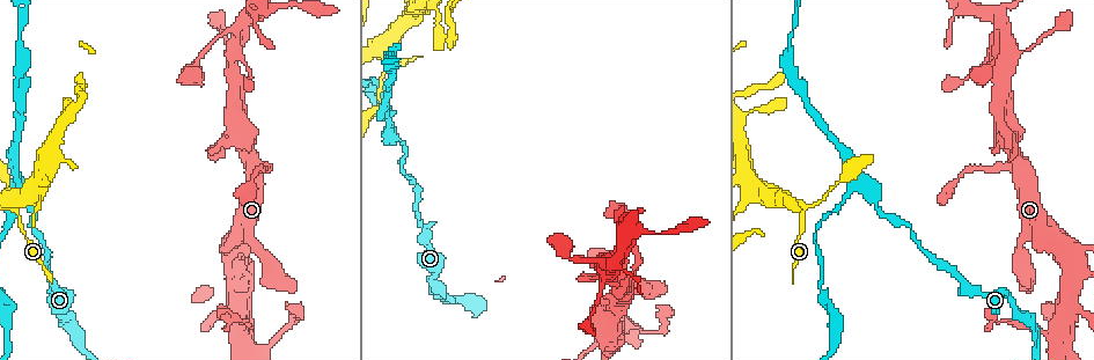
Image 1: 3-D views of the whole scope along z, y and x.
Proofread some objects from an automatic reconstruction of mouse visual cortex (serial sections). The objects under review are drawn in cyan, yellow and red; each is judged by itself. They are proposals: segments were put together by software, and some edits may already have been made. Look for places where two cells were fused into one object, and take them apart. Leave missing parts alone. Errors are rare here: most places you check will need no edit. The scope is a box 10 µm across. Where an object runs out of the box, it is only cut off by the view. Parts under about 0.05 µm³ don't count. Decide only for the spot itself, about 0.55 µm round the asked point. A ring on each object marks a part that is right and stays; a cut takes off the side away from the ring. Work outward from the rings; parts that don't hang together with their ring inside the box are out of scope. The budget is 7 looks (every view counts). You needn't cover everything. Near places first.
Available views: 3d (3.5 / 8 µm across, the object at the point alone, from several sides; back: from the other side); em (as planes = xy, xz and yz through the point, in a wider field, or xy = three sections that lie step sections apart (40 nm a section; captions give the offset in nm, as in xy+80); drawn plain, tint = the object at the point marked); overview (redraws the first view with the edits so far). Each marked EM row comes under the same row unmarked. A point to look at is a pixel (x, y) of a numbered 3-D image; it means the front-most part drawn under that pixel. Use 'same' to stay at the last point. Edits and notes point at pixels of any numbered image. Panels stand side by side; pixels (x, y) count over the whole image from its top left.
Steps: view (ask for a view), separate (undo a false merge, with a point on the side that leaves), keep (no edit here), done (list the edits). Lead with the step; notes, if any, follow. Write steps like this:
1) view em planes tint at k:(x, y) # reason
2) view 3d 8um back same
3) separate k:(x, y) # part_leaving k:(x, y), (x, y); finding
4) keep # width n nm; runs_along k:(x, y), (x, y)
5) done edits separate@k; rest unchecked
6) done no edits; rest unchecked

view 3d 8um at 1:(864, 186) # side arm on a straight run

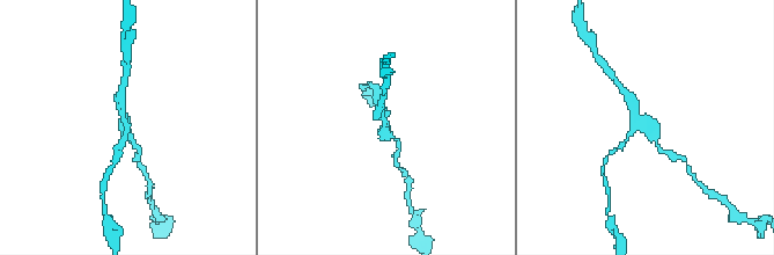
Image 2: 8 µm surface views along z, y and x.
view 3d 3.5um same

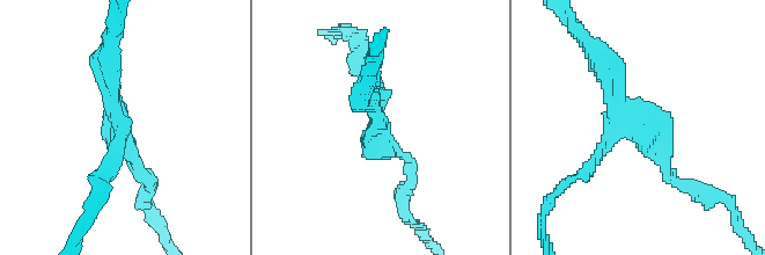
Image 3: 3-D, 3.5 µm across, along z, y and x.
view em planes tint at 3:(120, 129) # arms 3; arm_widths 150, 150, 250 nm; need the tissue

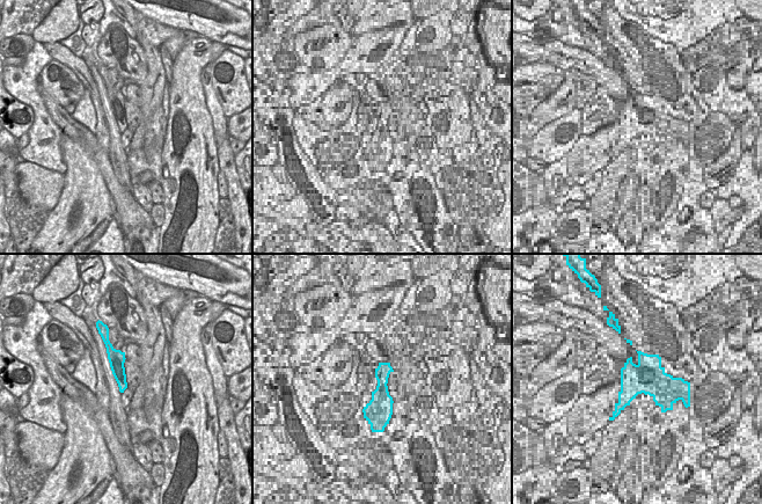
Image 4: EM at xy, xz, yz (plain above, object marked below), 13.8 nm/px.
keep # runs_along 3:(678, 182), (601, 65); one cell here

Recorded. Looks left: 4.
view 3d 3.5um at 1:(611, 268) # four arms meet

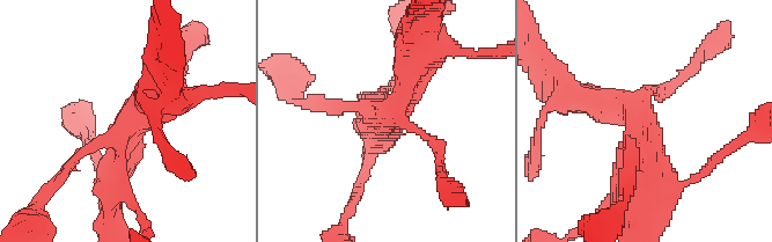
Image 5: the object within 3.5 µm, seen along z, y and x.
view em planes tint at 5:(648, 132) # arms 4; arm_widths 150, 150, 300, 350 nm; need the tissue

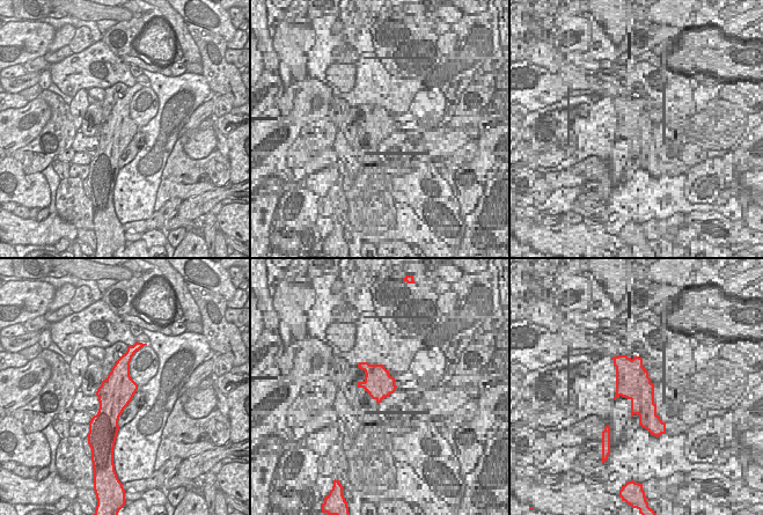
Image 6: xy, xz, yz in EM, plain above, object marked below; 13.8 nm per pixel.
keep # continuous, no second cell

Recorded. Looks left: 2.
done no edits; rest unchecked

